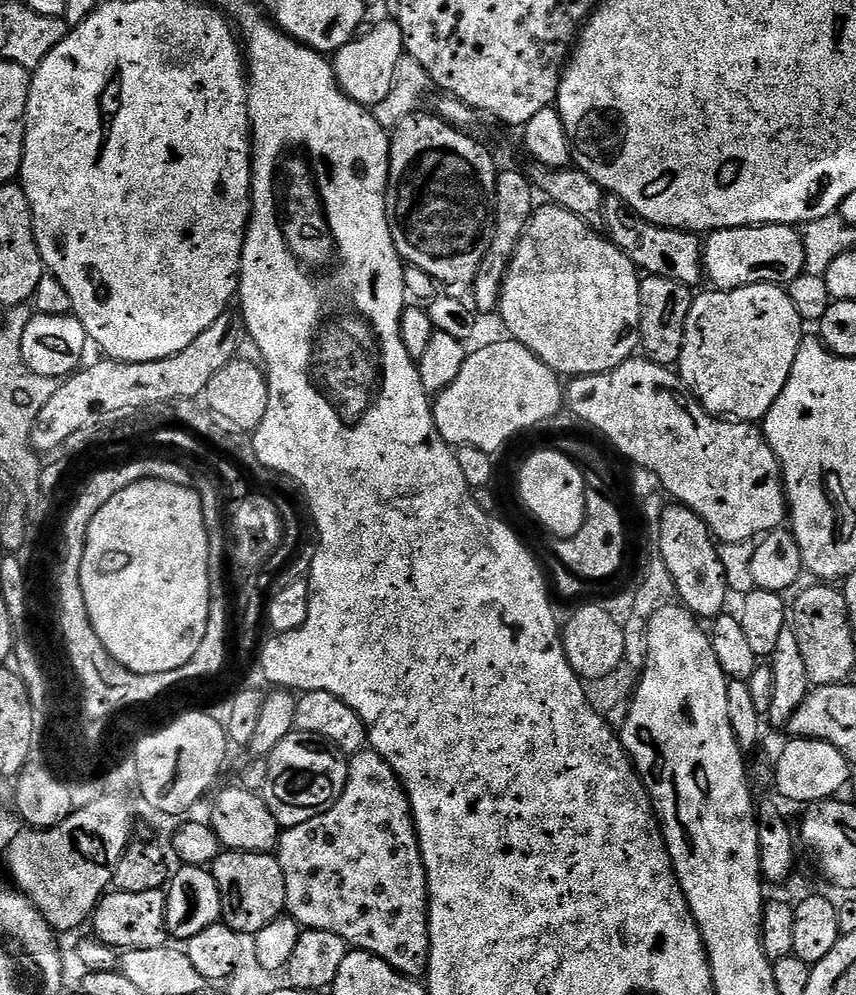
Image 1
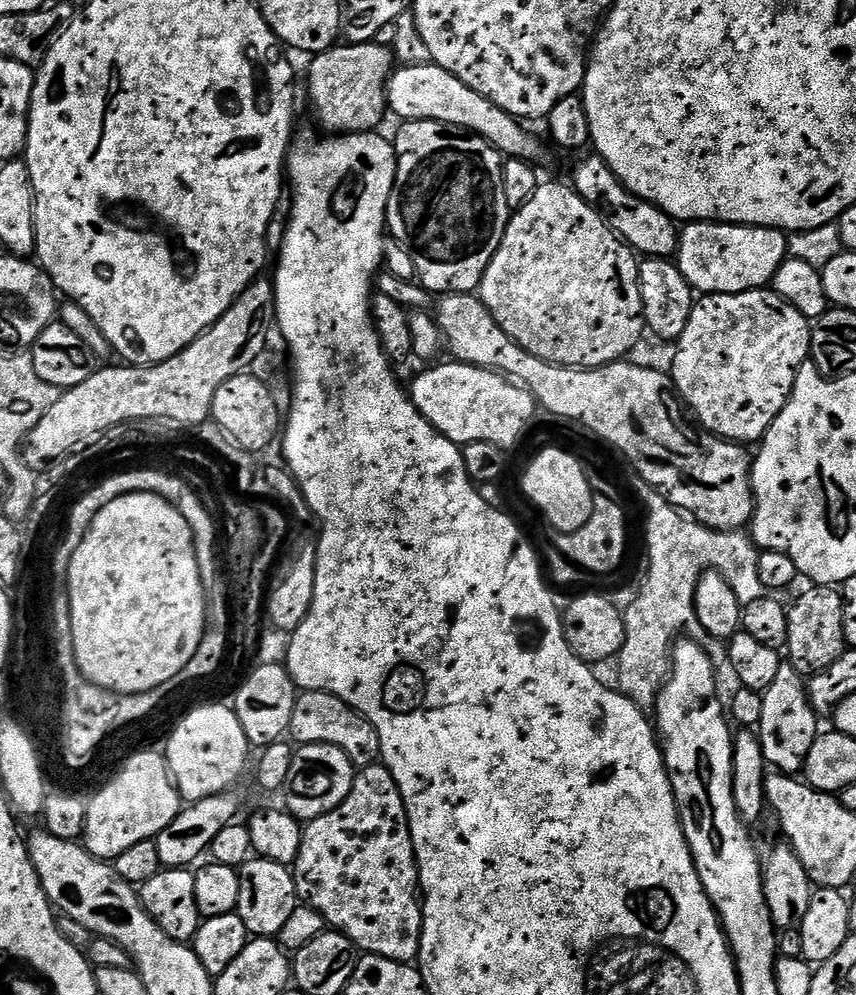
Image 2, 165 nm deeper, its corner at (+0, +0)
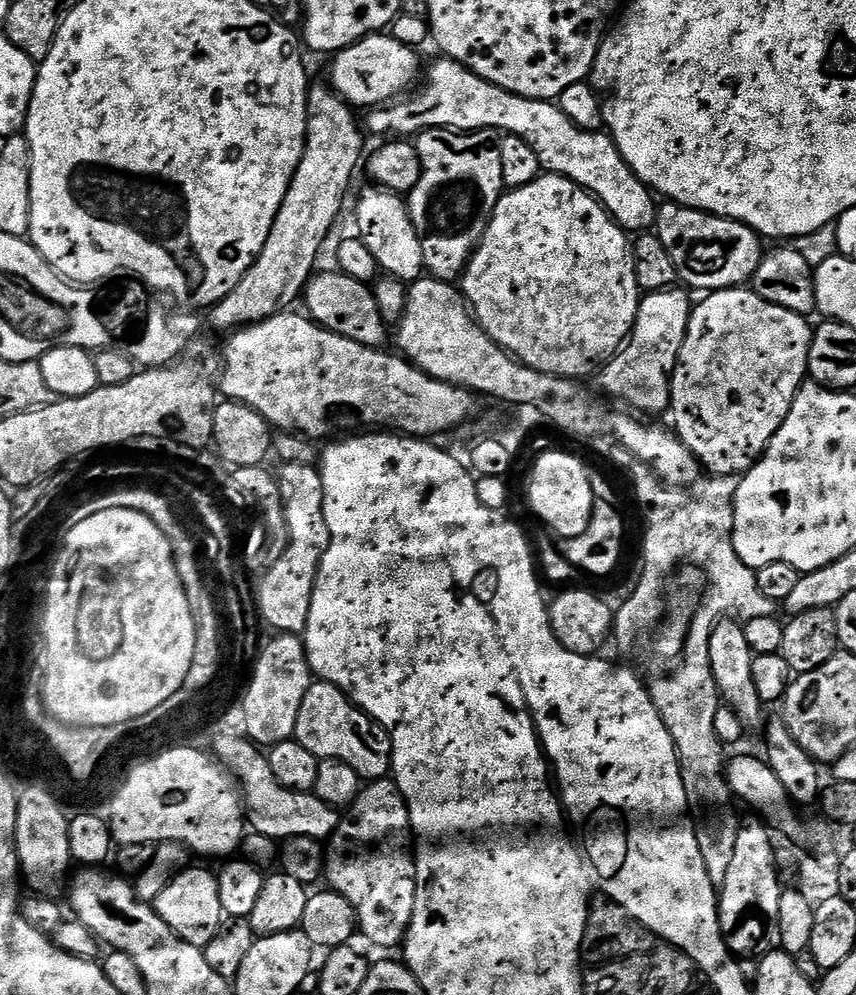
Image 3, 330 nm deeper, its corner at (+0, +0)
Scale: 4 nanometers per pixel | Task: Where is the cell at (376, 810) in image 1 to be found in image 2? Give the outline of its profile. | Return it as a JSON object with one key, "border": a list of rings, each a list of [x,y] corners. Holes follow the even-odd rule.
{"border":[[[380,762],[359,769],[347,798],[334,810],[316,820],[307,821],[302,831],[304,837],[298,858],[290,868],[297,897],[307,907],[322,914],[329,929],[350,937],[357,949],[387,960],[415,961],[420,955],[420,927],[424,914],[418,895],[418,869],[408,825],[408,811],[392,771]]]}

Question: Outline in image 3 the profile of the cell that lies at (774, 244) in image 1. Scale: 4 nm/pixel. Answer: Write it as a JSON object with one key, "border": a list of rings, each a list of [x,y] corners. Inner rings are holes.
{"border":[[[671,202],[659,205],[654,232],[662,246],[666,246],[666,257],[670,264],[672,260],[677,274],[685,280],[683,283],[689,289],[701,288],[704,294],[747,285],[766,255],[765,249],[760,249],[761,237],[753,228],[739,224],[737,220],[695,212],[693,208]]]}

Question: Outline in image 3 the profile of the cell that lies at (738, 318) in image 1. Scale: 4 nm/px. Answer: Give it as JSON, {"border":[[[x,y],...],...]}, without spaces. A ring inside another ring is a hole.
{"border":[[[744,286],[710,292],[703,299],[693,307],[676,369],[672,371],[671,423],[705,473],[740,476],[755,466],[790,414],[796,391],[808,376],[808,351],[814,328],[801,313],[771,304]]]}

